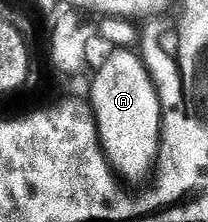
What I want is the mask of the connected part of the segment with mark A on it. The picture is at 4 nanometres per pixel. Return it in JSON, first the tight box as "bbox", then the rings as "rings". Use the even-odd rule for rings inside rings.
{"bbox":[91,49,162,180],"rings":[[[129,49],[114,50],[107,63],[92,76],[91,106],[97,121],[97,133],[101,137],[101,146],[105,148],[105,158],[122,180],[141,179],[145,174],[148,176],[154,170],[162,144],[161,105],[156,85],[142,60],[134,52],[133,56],[131,51]]]}

